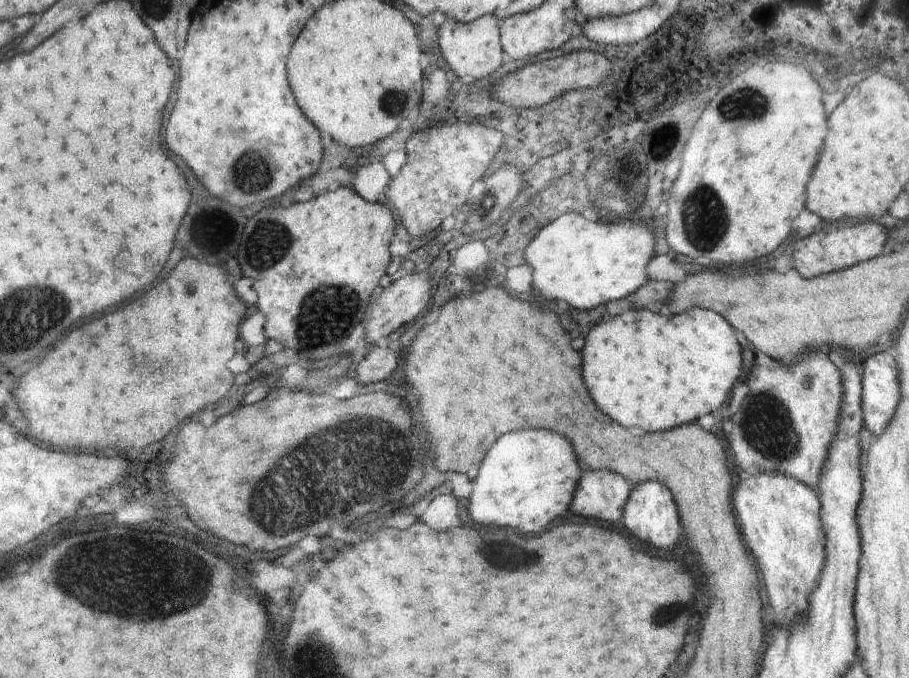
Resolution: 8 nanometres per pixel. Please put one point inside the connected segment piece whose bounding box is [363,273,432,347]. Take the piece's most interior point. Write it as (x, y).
(407, 298)

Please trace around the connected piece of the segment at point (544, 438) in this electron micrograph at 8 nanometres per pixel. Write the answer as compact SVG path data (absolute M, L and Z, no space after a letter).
M538 428L508 432L496 440L480 464L480 472L473 480L474 488L468 498L470 516L474 522L484 526L506 526L526 534L540 534L554 518L562 516L569 508L583 468L576 460L570 440L558 432Z

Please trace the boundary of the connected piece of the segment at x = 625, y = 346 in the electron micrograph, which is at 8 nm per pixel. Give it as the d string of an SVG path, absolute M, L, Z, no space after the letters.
M689 308L670 318L662 318L648 310L632 310L632 314L624 312L612 320L598 322L588 332L584 344L582 376L600 410L624 428L638 426L646 433L696 422L702 414L718 410L740 374L742 348L730 330L730 324L712 308Z

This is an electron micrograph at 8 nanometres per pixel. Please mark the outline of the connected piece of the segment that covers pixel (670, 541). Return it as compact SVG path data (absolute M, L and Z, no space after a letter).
M648 481L646 484L633 486L630 498L624 507L622 522L628 528L632 536L638 540L650 544L658 552L672 550L680 540L680 516L676 510L676 504L672 500L672 494L666 486L658 486L658 481Z

